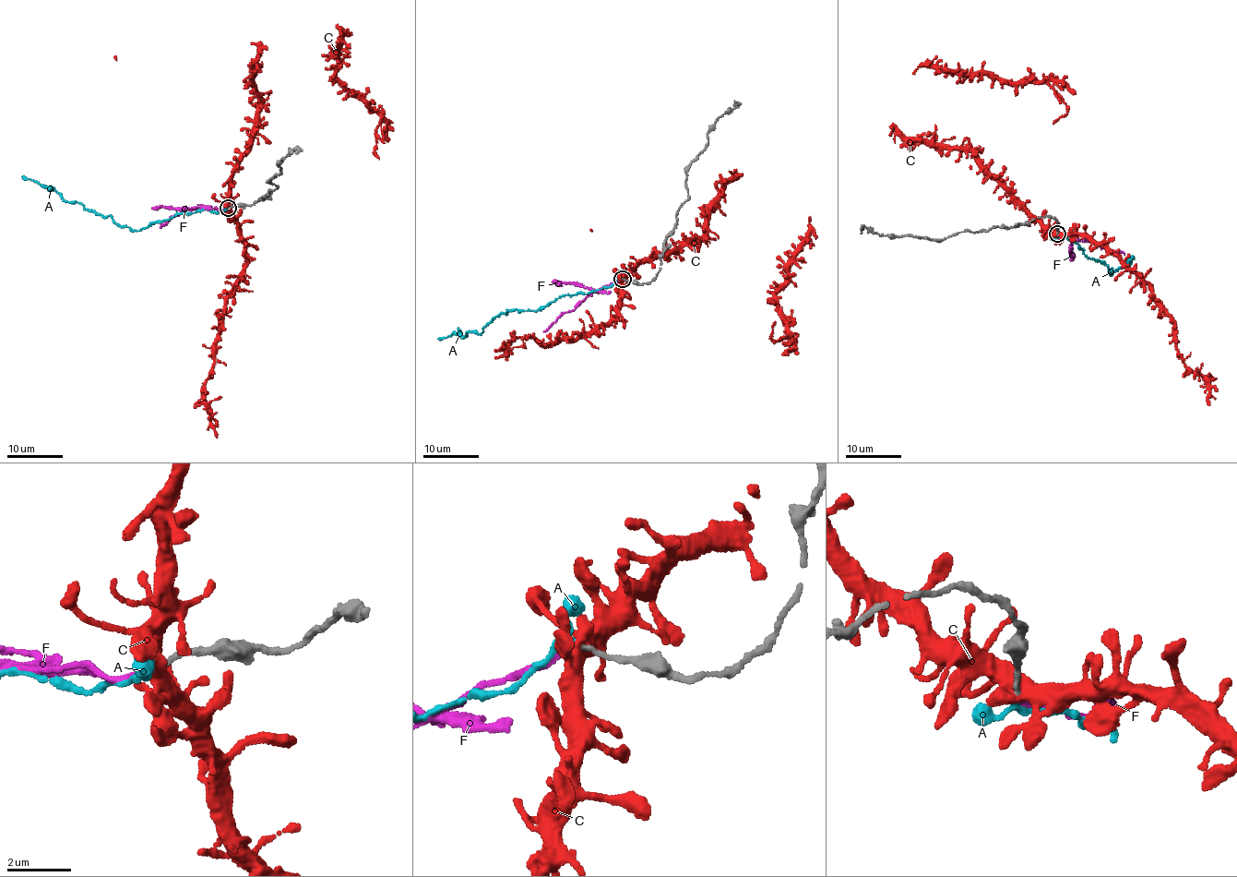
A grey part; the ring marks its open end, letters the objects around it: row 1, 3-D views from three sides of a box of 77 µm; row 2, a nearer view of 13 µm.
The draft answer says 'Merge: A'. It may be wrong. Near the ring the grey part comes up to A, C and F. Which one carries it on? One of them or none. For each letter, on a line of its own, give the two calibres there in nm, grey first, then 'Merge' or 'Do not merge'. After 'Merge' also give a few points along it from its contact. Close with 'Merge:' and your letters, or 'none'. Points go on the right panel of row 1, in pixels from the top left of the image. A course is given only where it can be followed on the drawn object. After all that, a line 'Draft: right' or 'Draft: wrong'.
A: Thickness 150 nm (grey) against 170 nm. Merge. Its course: (1057, 235), (1075, 241), (1088, 258), (1107, 266), (1111, 275), (1112, 270), (1130, 265), (1133, 256)
C: Thickness 160 nm (grey) against 600 nm. Do not merge
F: Thickness 150 nm (grey) against 170 nm. Do not merge
Merge: A
Draft: right

